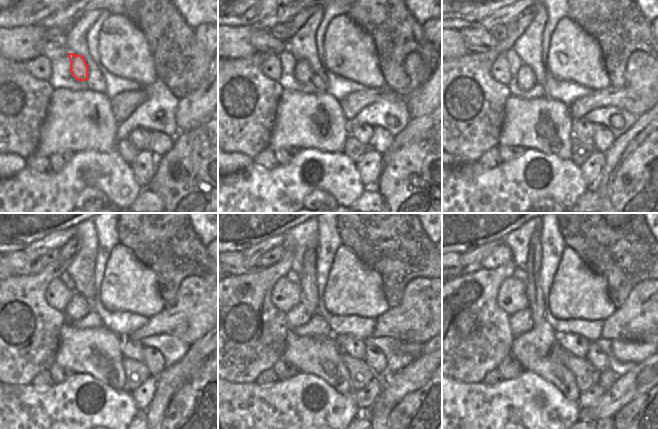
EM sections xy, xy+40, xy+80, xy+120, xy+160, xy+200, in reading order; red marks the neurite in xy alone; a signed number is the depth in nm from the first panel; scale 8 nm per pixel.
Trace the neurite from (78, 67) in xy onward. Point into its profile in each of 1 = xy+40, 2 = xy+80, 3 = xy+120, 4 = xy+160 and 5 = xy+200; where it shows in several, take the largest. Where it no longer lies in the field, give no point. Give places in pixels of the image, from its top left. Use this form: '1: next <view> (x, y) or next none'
1: next xy+40 (303, 72)
2: next xy+80 (525, 77)
3: next xy+120 (77, 308)
4: next xy+160 (299, 315)
5: next xy+200 (522, 321)

